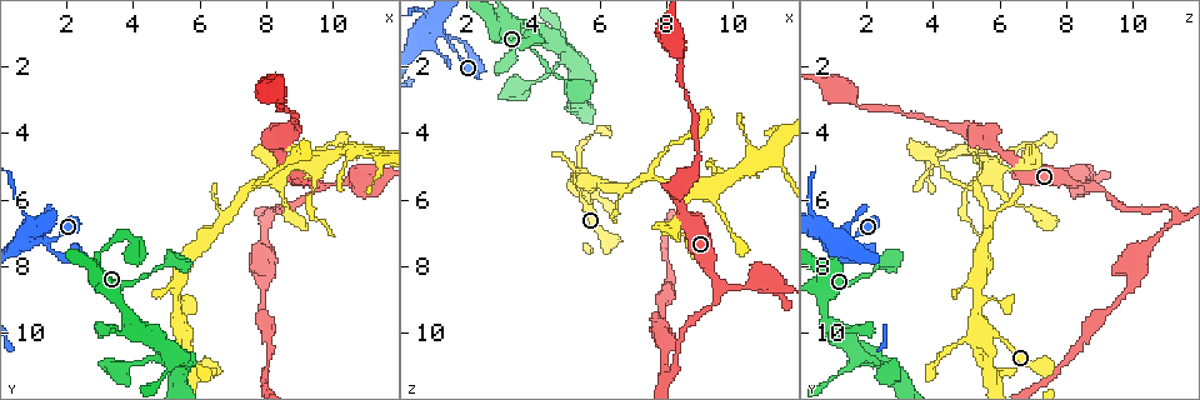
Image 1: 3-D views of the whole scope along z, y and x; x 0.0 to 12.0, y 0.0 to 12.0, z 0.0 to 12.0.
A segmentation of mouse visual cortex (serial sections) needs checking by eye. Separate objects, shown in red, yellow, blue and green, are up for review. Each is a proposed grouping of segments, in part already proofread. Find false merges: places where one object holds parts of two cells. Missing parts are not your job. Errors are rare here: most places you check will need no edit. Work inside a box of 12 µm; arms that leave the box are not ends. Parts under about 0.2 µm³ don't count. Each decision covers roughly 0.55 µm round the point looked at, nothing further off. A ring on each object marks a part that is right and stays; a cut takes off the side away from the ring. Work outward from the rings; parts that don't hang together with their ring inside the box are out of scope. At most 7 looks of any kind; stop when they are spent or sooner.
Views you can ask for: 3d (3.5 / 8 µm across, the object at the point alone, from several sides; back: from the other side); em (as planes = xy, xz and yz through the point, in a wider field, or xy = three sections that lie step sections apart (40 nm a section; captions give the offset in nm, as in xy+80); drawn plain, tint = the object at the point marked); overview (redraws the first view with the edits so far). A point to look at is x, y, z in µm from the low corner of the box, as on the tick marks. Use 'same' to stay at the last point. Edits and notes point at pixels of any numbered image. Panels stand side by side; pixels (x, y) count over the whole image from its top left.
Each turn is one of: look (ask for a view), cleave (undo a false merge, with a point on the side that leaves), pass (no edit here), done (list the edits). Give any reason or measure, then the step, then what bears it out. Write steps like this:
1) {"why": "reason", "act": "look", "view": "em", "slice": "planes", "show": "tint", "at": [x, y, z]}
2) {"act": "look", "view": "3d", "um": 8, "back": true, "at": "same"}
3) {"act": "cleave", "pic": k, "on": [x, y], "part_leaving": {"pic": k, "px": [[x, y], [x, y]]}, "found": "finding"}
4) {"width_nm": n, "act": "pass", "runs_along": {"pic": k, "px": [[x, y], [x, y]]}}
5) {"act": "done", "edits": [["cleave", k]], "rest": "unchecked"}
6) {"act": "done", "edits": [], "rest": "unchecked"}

{"act": "look", "view": "3d", "um": 8, "at": [1.2, 7.1, 1.0]}

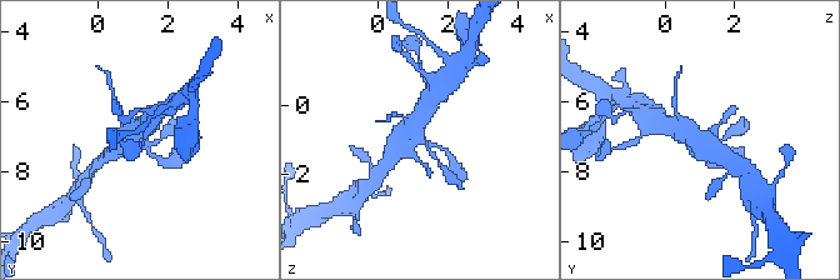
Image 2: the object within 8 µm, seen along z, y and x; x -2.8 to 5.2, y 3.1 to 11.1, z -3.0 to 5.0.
{"why": "zoom in", "act": "look", "view": "3d", "um": 3.5, "at": [1.2, 7.1, 0.9]}

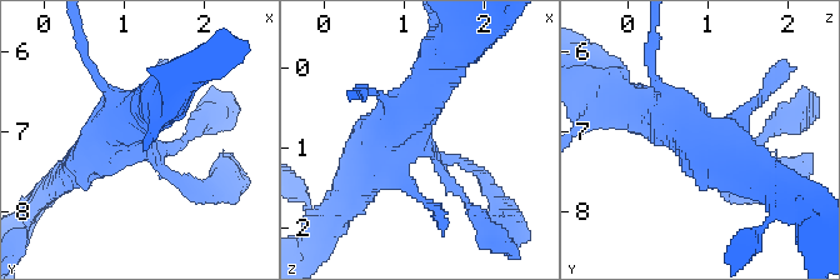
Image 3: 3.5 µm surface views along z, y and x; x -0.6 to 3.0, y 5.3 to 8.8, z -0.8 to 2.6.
{"act": "look", "view": "em", "slice": "xy", "step": 3, "show": "tint", "at": "same"}

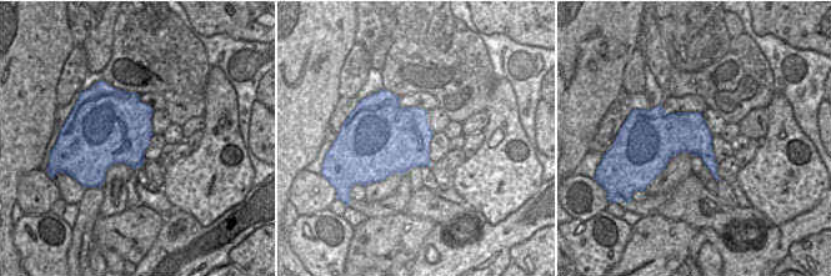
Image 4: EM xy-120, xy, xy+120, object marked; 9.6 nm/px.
{"act": "pass", "runs_along": {"pic": 3, "px": [[748, 145], [633, 104]]}, "found": "continuous, no second cell"}

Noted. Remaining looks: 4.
{"why": "thin arm on a thick one", "act": "look", "view": "3d", "um": 3.5, "at": [9.5, 5.6, 8.3]}

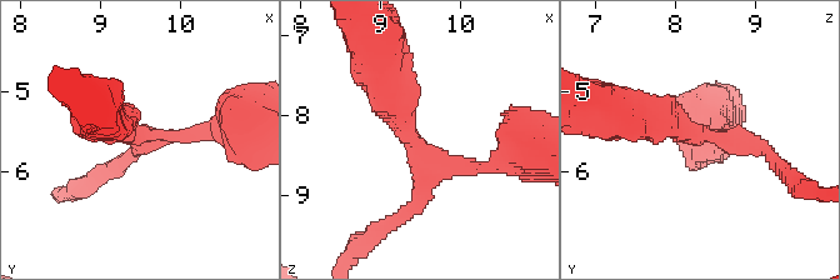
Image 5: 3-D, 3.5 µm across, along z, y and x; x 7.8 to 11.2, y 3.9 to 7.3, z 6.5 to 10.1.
{"arms": 3, "arm_widths_nm": [200, 250, 500], "act": "look", "view": "em", "slice": "planes", "show": "tint", "at": [9.45, 5.55, 8.40]}

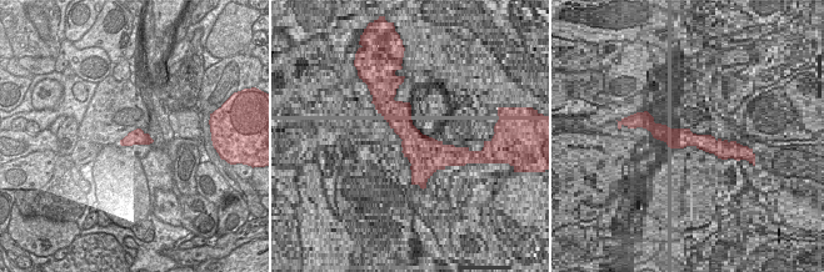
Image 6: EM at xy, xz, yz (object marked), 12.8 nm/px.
{"act": "pass", "found": "continuous, no second cell"}

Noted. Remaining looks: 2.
{"why": "narrows sharply", "act": "look", "view": "3d", "um": 3.5, "at": [8.1, 6.4, 11.3]}

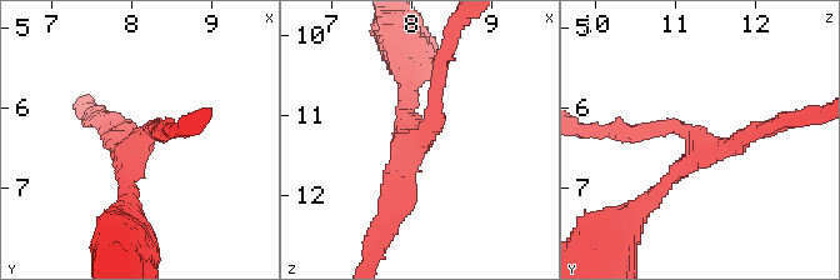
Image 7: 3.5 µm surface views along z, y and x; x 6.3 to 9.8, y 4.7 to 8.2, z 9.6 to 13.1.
{"why": "need the tissue", "act": "look", "view": "em", "slice": "planes", "show": "tint", "at": [8.05, 6.50, 11.30]}

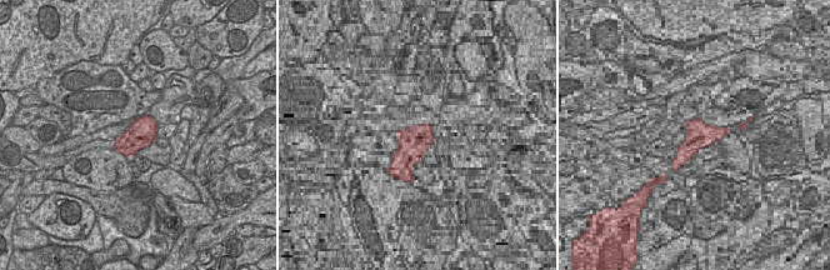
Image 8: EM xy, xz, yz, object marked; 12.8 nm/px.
{"arm_widths_nm": [200, 200, 200], "act": "pass", "runs_along": {"pic": 7, "px": [[161, 129], [131, 151], [128, 209]]}, "found": "one cell here"}

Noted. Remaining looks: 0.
{"act": "done", "edits": [], "rest": "unchecked"}

